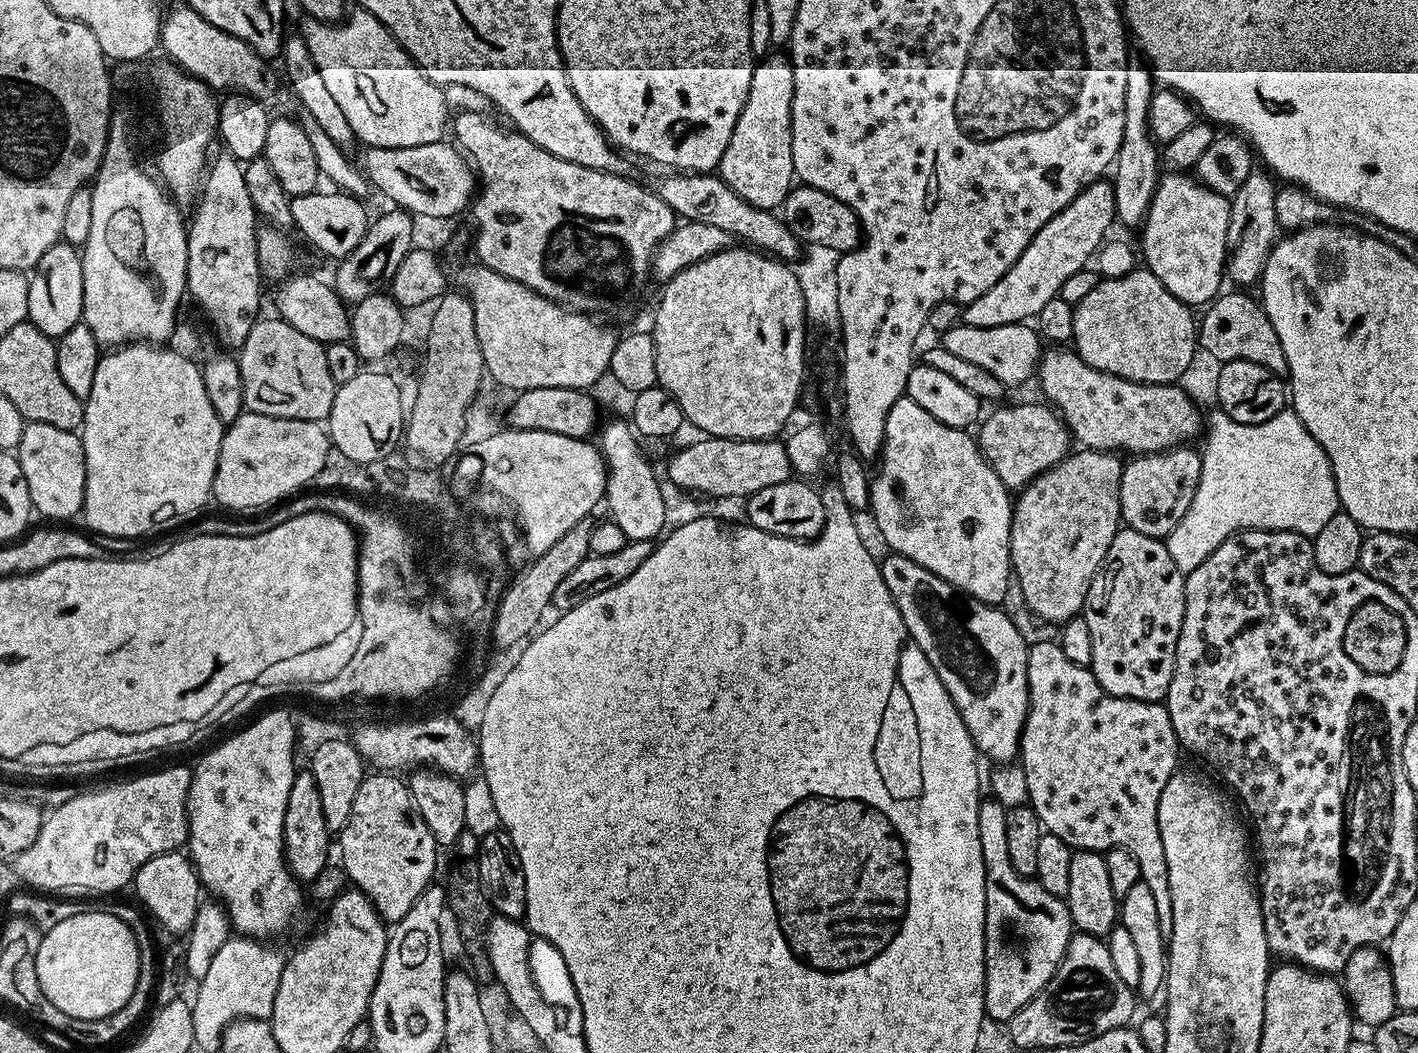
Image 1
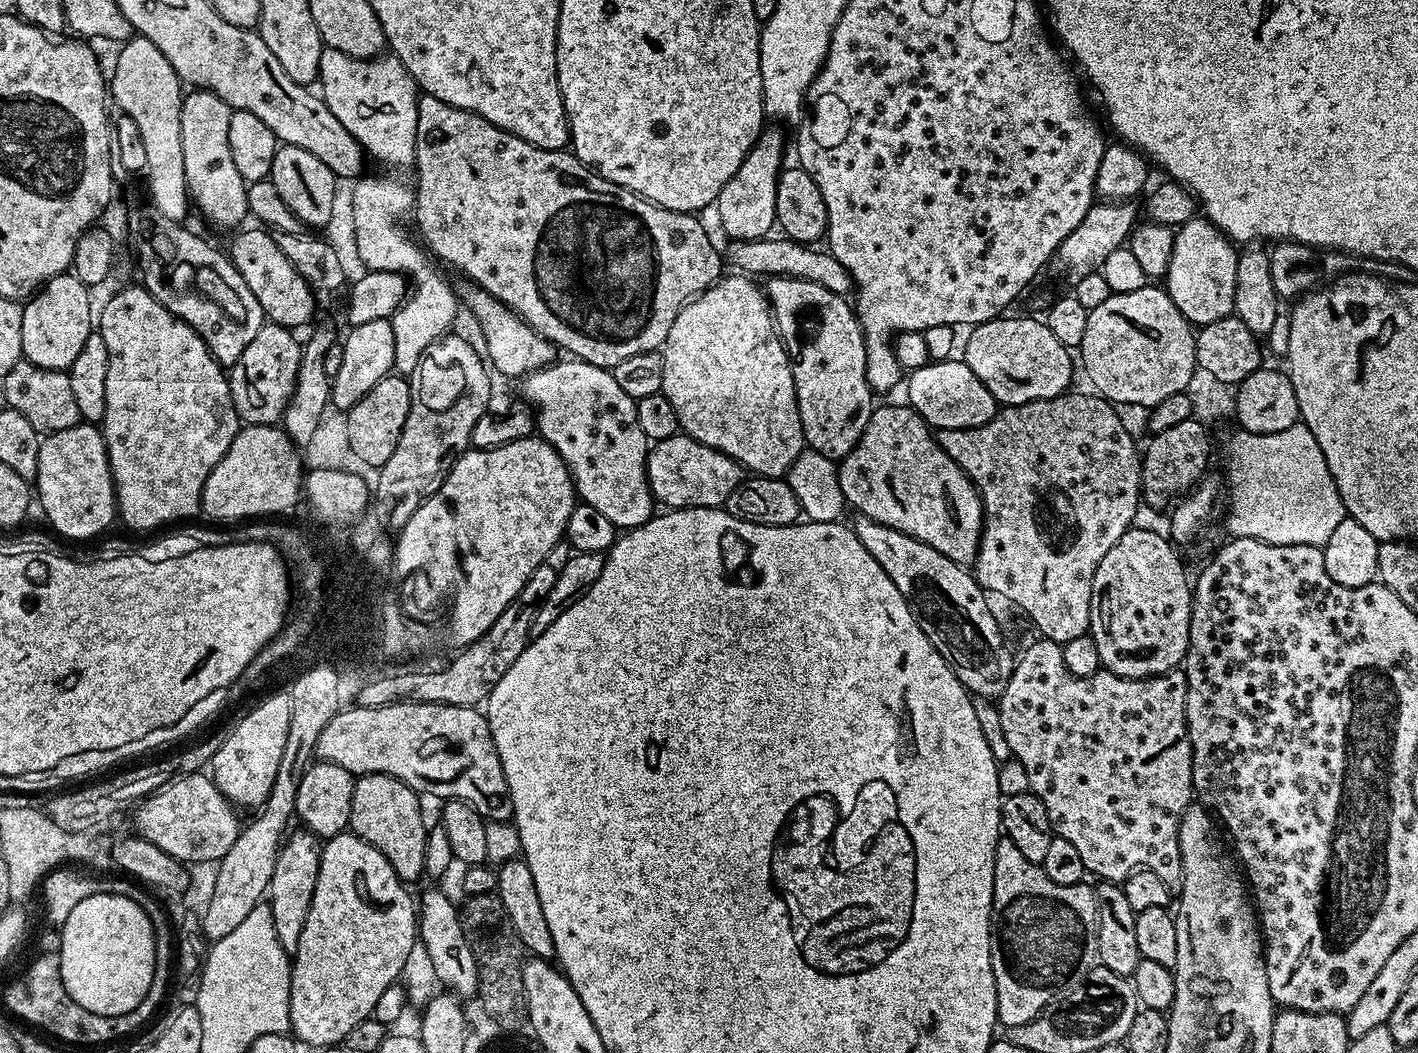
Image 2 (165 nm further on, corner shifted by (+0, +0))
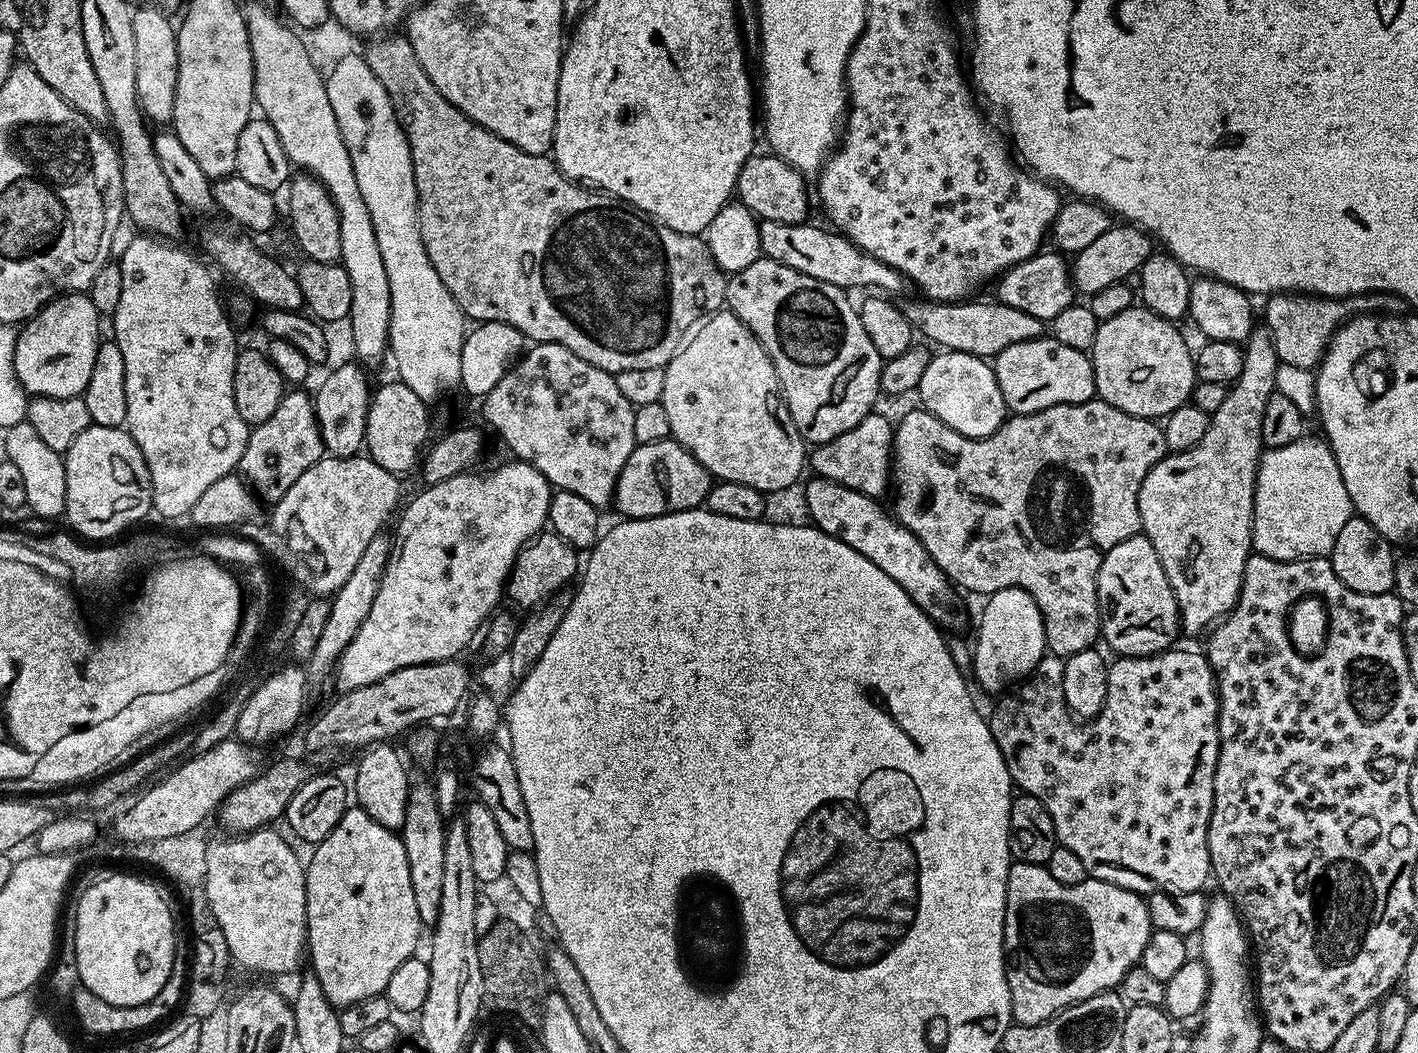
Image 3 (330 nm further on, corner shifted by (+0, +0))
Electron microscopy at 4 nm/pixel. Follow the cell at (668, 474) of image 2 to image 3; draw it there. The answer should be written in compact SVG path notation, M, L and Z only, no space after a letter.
M671 438L662 442L637 444L618 474L614 508L629 520L654 518L671 512L685 512L707 501L714 478L681 444Z

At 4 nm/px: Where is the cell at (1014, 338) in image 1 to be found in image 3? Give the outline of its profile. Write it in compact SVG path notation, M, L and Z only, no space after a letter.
M1045 334L1006 346L994 358L998 390L1002 390L1005 409L1009 413L1025 416L1059 404L1081 404L1096 396L1096 375L1092 357Z

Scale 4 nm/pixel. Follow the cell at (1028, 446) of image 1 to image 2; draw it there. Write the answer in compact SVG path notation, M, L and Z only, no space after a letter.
M1069 390L1063 396L1055 396L1049 400L1035 400L1034 402L1026 402L1025 404L1014 404L1011 406L1001 407L1000 413L993 415L985 424L979 424L976 428L942 428L939 429L938 439L940 441L940 448L944 453L949 456L957 466L967 474L972 483L976 485L977 492L980 493L980 499L984 502L984 530L980 534L980 548L976 552L976 559L974 561L974 575L976 581L980 583L981 588L985 593L992 594L997 592L1000 596L1005 596L1012 604L1017 604L1026 615L1032 619L1032 624L1037 628L1039 635L1045 640L1052 640L1058 645L1064 645L1070 642L1070 638L1078 638L1079 636L1087 636L1090 632L1090 614L1092 613L1092 583L1094 582L1094 574L1098 570L1098 566L1102 562L1102 558L1106 558L1106 554L1110 554L1110 550L1118 542L1118 538L1122 538L1122 534L1126 534L1129 528L1133 527L1136 516L1136 511L1139 510L1140 504L1142 505L1142 485L1140 483L1140 470L1142 467L1142 452L1141 449L1136 449L1136 440L1128 433L1128 428L1124 425L1124 420L1119 416L1117 409L1113 407L1109 401L1105 400L1099 394L1088 392L1076 392L1077 390Z

